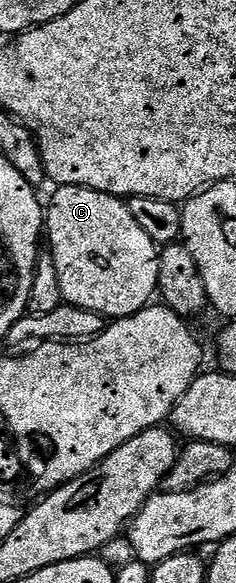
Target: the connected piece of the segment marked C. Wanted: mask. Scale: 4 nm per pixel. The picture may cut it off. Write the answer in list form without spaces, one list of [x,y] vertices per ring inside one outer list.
[[[62,184],[56,191],[47,200],[45,232],[48,247],[53,247],[62,301],[106,318],[148,308],[158,295],[159,245],[139,226],[128,203],[120,196],[74,184]]]

